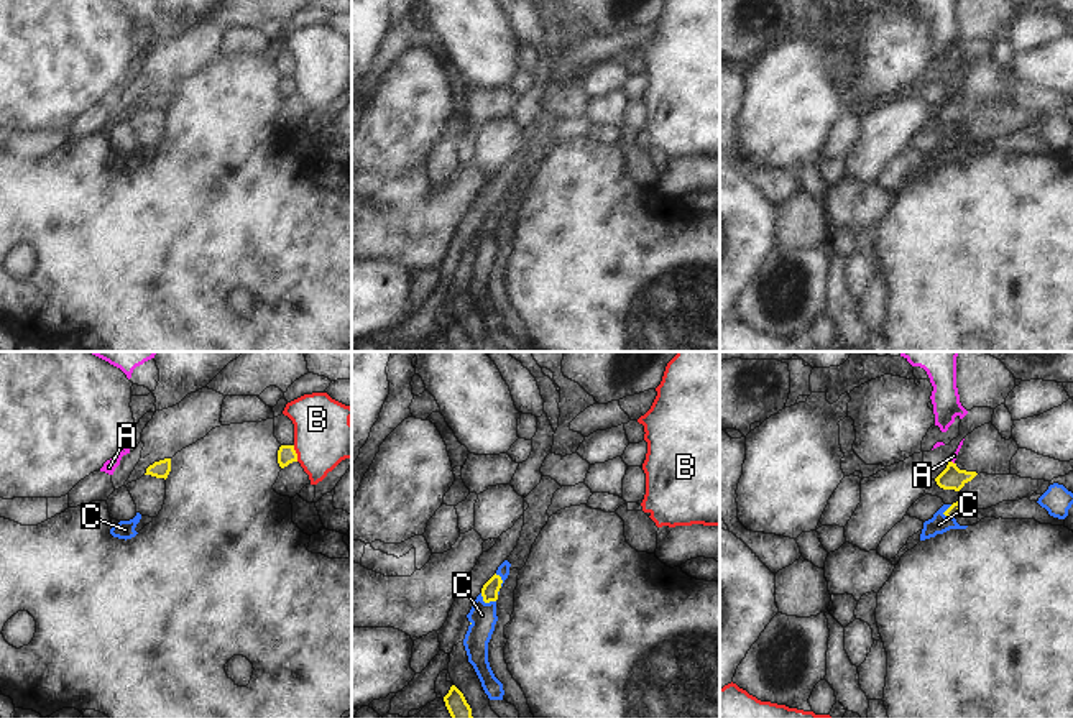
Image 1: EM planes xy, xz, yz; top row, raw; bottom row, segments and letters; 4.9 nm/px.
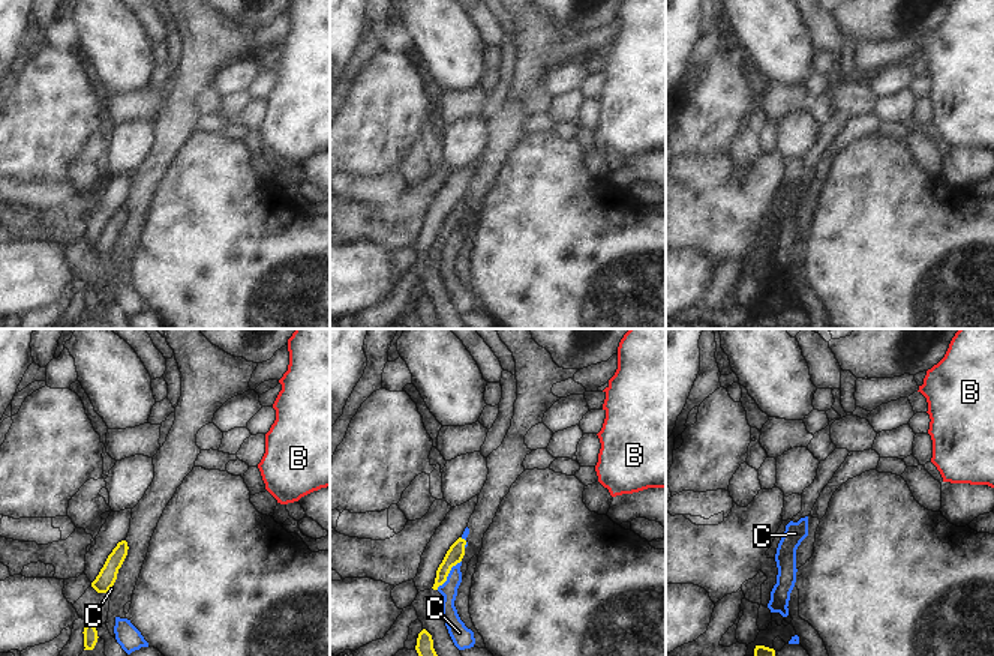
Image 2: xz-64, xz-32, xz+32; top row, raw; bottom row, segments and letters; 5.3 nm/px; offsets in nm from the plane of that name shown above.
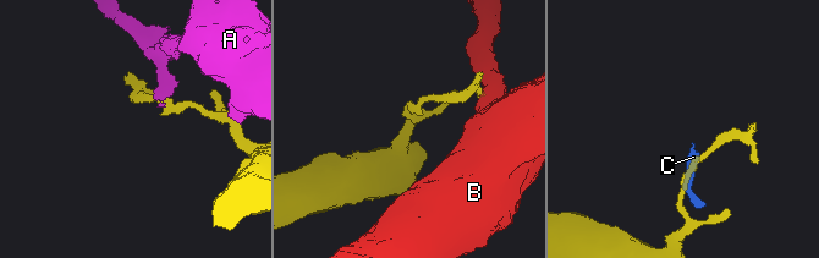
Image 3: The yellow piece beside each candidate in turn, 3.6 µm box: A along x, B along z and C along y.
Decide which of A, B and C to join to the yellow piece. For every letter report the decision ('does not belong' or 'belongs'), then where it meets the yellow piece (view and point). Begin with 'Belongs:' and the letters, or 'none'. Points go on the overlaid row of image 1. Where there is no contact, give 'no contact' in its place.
Belongs: none
A: does not belong; contact yz (952, 462)
B: does not belong; contact xy (296, 454)
C: does not belong; contact xz (487, 602)

